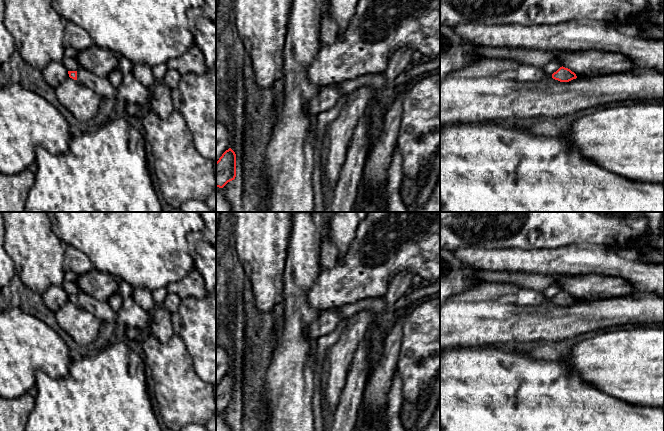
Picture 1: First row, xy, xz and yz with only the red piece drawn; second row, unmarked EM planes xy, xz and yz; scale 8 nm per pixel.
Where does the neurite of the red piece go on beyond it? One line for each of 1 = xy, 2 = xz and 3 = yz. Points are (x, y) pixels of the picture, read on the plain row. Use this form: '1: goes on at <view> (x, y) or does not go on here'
1: goes on at xy (100, 309)
2: does not go on here
3: does not go on here

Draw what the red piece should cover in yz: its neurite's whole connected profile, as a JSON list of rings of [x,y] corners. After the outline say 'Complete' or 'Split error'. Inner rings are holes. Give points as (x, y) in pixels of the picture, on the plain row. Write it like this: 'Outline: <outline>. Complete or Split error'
Outline: [[[562,290],[552,298],[552,302],[560,306],[569,306],[573,303],[576,303],[577,300],[570,293]]]. Complete

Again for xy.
Outline: [[[84,293],[78,295],[68,295],[69,301],[78,304],[82,308],[89,310],[92,314],[106,322],[118,322],[117,312],[113,311],[107,301],[100,301],[96,298],[89,298]]]. Split error

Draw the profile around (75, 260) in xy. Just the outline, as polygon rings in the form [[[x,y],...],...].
[[[65,246],[65,269],[69,269],[77,275],[85,274],[94,269],[91,260],[82,251],[73,246]]]

